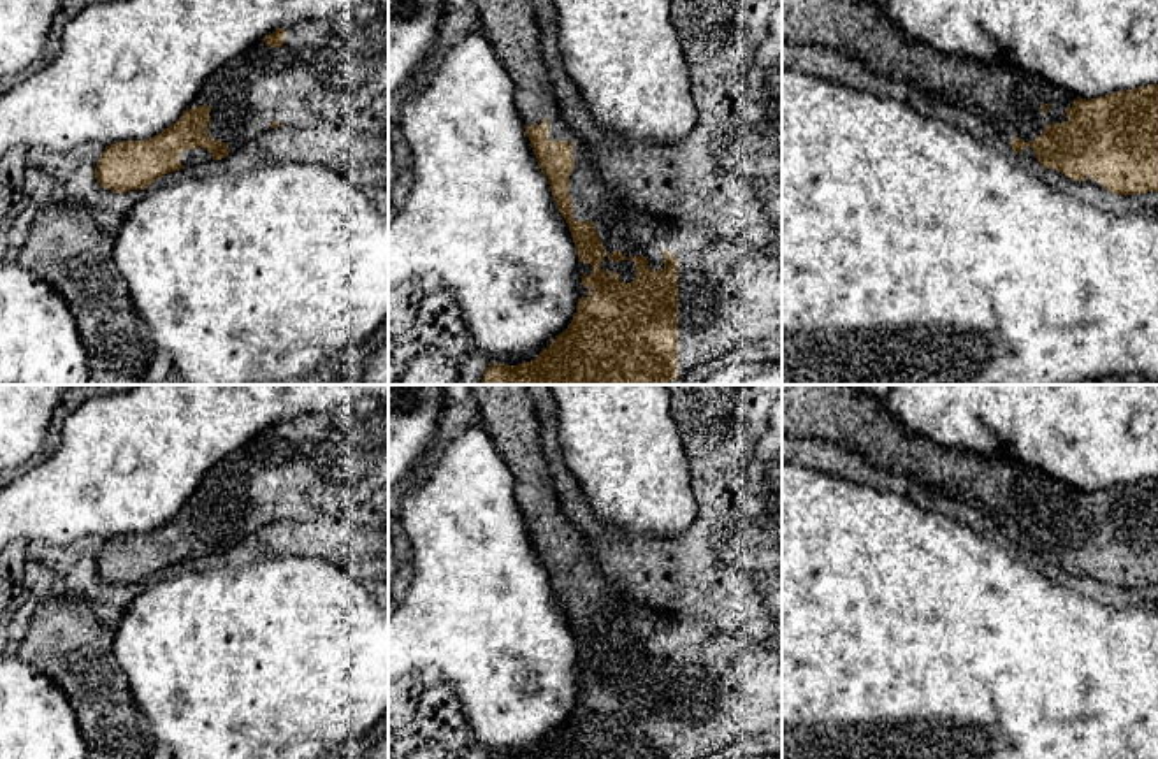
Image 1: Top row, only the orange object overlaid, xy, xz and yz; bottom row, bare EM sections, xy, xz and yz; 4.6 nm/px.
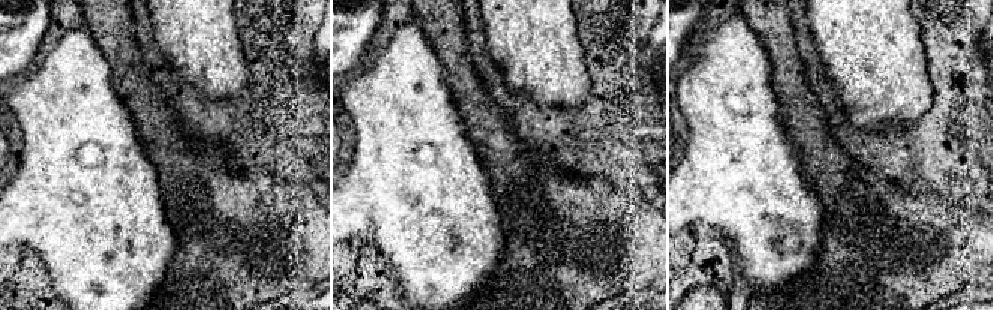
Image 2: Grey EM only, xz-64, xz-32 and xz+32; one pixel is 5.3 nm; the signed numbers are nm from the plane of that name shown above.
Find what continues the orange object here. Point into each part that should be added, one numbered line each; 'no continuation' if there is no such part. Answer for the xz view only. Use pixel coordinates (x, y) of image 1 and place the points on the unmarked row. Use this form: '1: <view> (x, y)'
1: xz (730, 687)

